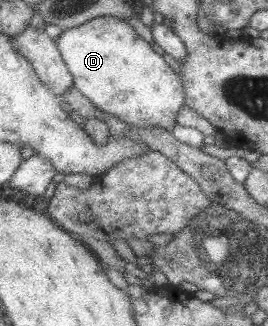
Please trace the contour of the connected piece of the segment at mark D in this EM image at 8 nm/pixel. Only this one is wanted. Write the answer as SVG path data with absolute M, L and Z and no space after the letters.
M99 16L83 25L78 25L77 27L64 30L61 37L57 41L59 49L62 51L64 61L67 63L69 70L74 75L75 86L79 88L85 97L88 97L98 109L102 109L105 113L116 117L117 119L122 119L125 123L132 125L133 127L164 127L165 129L171 129L177 125L177 119L179 119L179 111L185 107L187 99L185 95L185 85L183 85L182 78L173 71L173 67L165 61L163 55L159 55L153 51L151 43L145 41L139 36L139 33L125 22L123 18L117 16Z

